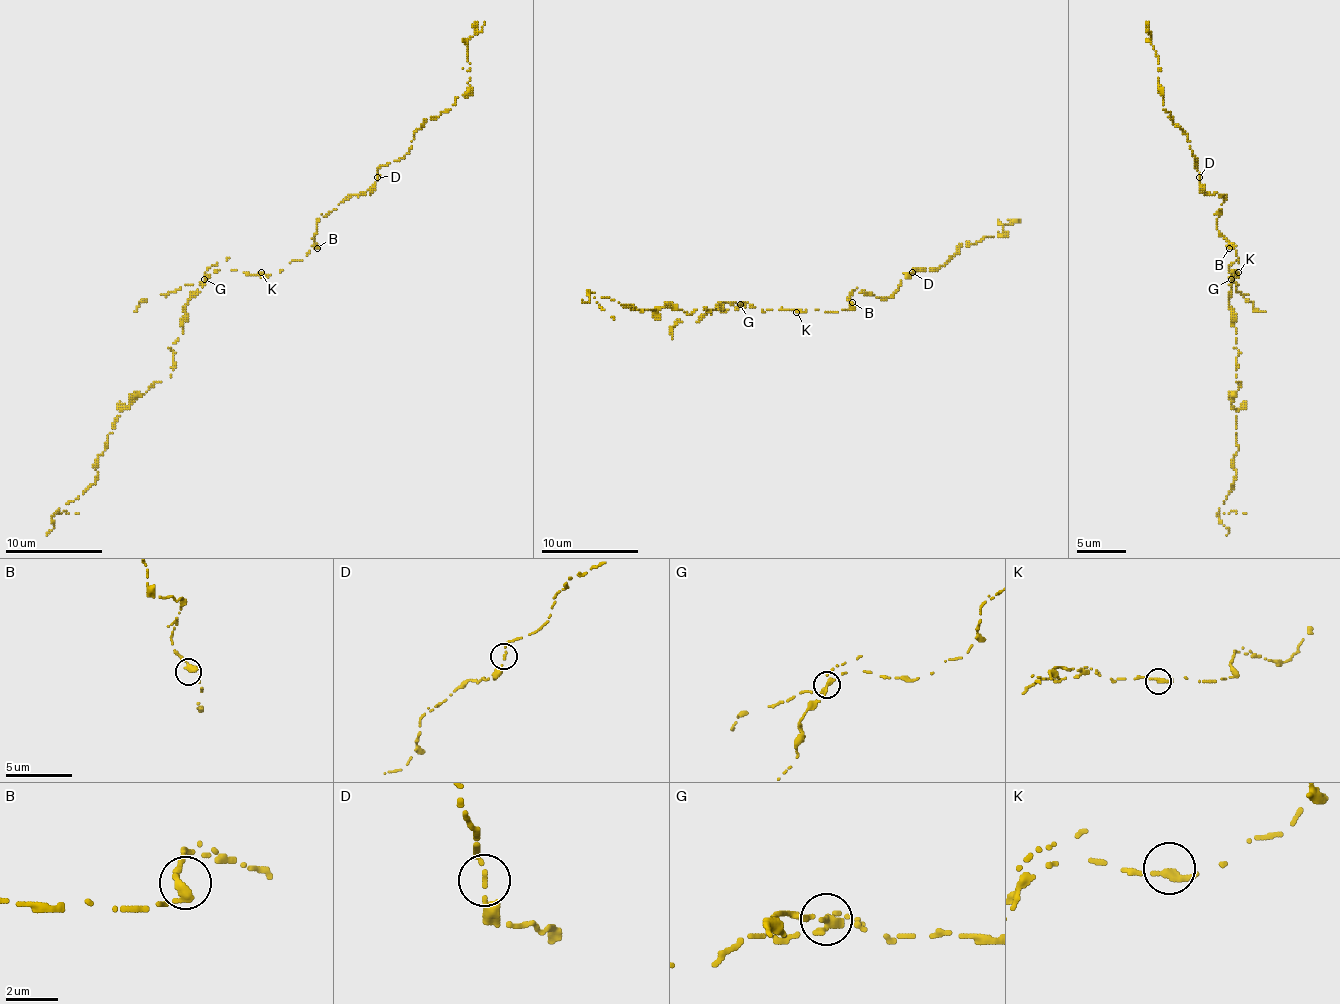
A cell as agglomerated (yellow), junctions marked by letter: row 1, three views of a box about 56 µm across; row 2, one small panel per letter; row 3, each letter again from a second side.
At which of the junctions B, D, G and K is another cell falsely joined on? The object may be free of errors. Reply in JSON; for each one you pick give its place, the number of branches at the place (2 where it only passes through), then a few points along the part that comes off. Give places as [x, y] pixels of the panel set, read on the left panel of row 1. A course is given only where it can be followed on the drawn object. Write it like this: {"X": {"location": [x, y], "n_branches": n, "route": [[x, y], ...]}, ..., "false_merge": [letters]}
{"G": {"location": [204, 279], "n_branches": 2, "route": [[205, 280], [168, 348], [171, 377], [120, 411], [98, 479], [59, 508], [78, 513]]}, "false_merge": ["G"]}

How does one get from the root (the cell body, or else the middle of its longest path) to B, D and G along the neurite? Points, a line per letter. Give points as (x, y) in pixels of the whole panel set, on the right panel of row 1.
B: (1236, 275), (1236, 246), (1229, 248)
D: (1236, 275), (1236, 246), (1217, 229), (1214, 214), (1221, 209), (1224, 195), (1204, 192), (1200, 178)
G: (1236, 275), (1236, 270), (1231, 270), (1229, 265), (1231, 280)

